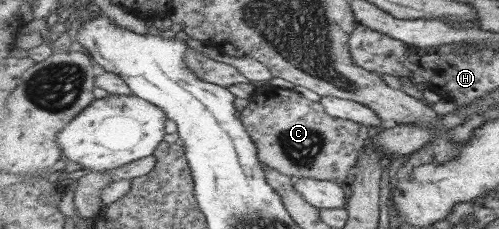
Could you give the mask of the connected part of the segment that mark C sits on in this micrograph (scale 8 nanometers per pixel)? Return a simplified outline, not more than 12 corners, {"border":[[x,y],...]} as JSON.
{"border":[[272,85],[241,119],[262,164],[347,185],[371,134]]}

